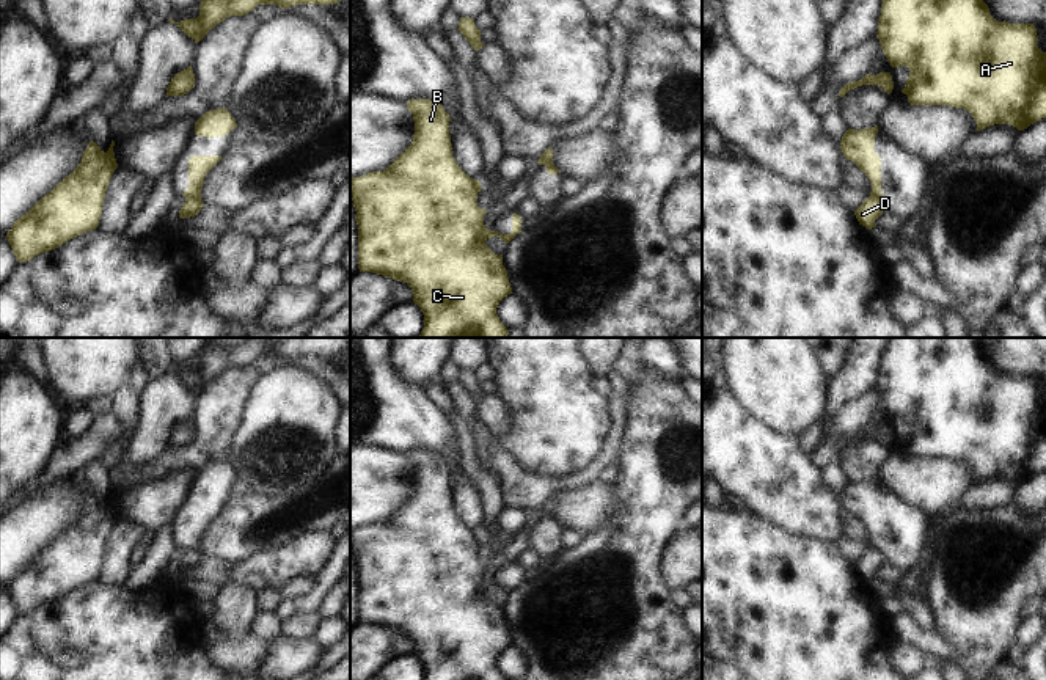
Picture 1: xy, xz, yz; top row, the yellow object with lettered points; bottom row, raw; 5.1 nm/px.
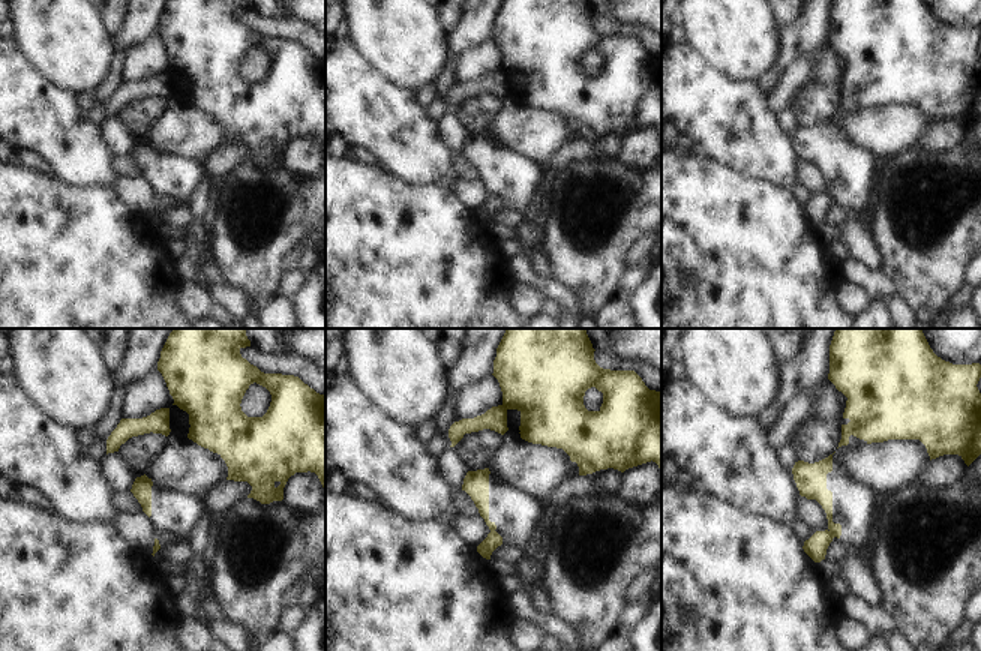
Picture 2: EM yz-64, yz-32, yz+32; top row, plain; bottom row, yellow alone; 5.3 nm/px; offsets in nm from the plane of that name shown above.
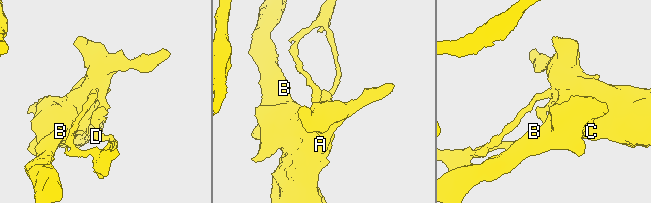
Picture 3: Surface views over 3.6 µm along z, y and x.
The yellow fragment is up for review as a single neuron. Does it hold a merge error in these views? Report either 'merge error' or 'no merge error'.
merge error

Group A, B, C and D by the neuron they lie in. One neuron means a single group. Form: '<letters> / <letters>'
A B C / D

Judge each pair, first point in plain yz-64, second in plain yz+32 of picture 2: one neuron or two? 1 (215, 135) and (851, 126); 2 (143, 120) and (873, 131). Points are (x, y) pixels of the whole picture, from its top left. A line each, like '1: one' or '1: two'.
1: one
2: two

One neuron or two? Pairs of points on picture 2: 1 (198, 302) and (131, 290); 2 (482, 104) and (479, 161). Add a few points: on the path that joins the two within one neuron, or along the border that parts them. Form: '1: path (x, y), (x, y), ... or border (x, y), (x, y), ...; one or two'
1: border (182, 282), (177, 291), (177, 305), (185, 312); two
2: border (488, 131), (470, 135); two

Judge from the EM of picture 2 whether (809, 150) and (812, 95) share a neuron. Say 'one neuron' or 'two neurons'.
two neurons

